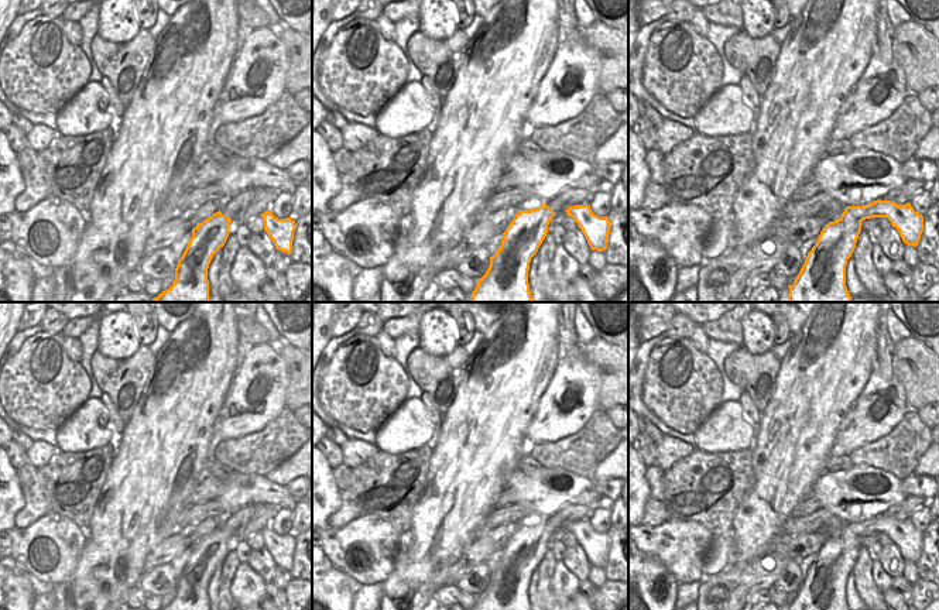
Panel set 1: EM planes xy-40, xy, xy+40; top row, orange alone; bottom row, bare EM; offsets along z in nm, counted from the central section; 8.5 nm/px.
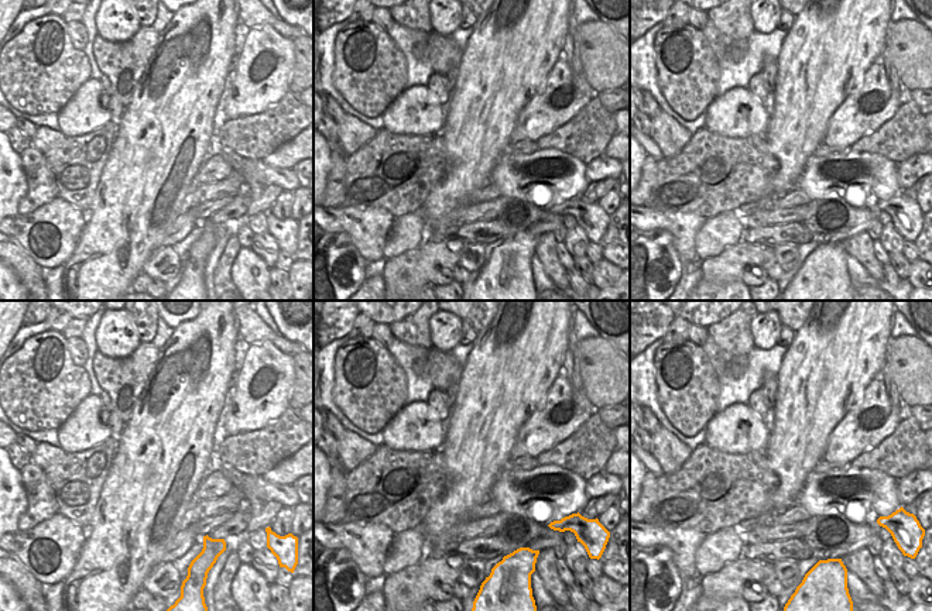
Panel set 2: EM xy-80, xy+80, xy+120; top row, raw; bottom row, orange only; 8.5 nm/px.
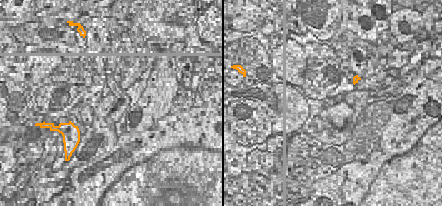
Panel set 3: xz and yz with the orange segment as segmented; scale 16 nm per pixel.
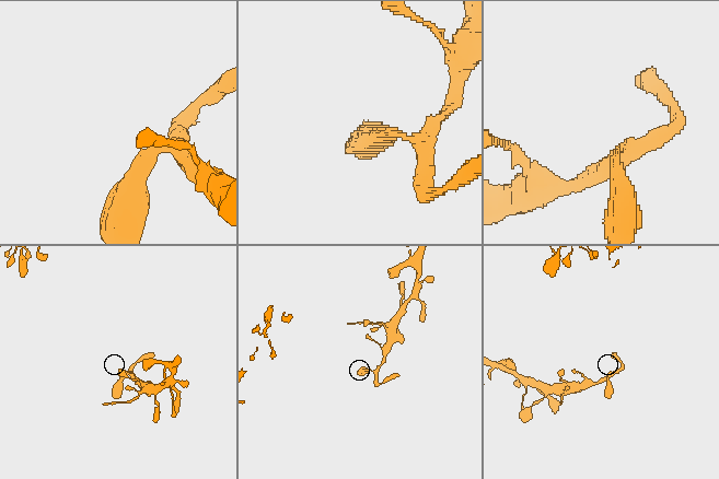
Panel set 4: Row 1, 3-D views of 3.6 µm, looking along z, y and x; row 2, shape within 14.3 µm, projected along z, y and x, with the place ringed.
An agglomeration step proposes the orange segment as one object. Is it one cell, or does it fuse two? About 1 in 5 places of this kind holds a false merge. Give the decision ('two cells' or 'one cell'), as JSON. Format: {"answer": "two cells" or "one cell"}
{"answer": "one cell"}

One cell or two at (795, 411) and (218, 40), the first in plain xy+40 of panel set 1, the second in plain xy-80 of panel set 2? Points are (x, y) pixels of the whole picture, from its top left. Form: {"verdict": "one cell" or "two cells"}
{"verdict": "one cell"}

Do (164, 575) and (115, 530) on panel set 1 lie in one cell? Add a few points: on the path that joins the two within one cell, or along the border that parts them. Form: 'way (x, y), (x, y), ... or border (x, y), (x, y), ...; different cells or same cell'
border (144, 573), (137, 583); different cells

